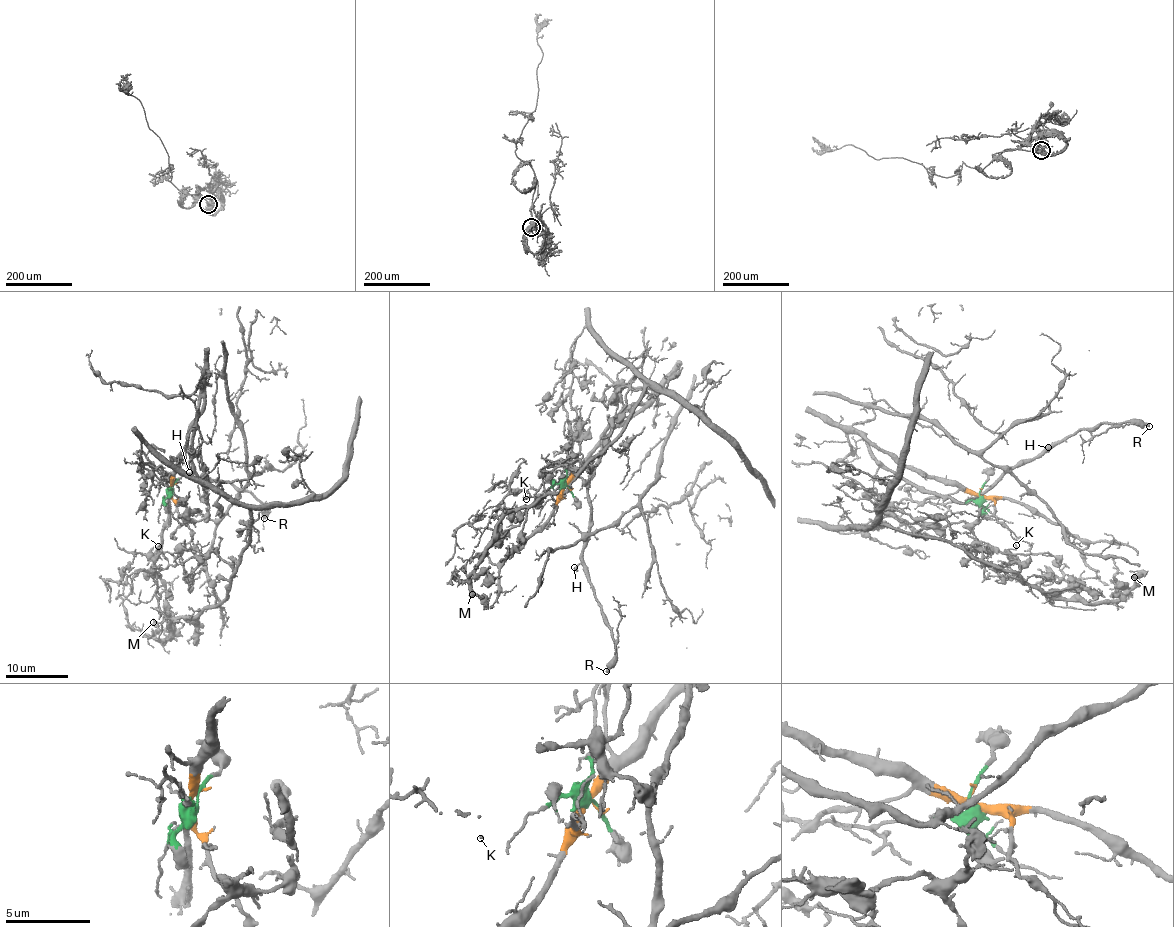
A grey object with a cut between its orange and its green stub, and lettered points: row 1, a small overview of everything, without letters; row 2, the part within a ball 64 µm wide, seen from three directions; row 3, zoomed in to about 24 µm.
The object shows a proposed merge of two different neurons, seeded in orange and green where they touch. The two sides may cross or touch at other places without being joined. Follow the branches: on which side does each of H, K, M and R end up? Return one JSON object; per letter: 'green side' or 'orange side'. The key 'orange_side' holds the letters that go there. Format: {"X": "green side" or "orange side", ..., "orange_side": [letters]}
{"H": "orange side", "K": "green side", "M": "green side", "R": "orange side", "orange_side": ["H", "R"]}

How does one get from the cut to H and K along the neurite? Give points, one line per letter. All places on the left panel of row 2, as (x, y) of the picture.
H: (172, 489), (175, 460), (202, 404), (191, 457), (207, 503), (201, 499), (205, 486), (189, 472)
K: (172, 489), (142, 443), (246, 507), (252, 539), (233, 574), (213, 552), (157, 545)

